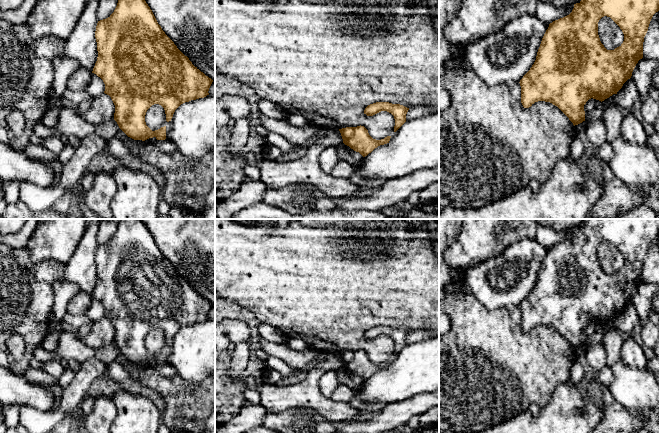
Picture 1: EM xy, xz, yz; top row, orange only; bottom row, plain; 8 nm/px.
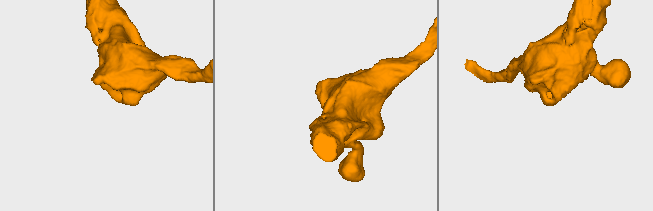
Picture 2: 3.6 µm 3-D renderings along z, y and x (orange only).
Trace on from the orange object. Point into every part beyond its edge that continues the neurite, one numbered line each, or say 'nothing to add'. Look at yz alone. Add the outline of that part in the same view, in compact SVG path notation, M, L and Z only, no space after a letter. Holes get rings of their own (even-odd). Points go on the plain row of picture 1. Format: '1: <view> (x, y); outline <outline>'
nothing to add

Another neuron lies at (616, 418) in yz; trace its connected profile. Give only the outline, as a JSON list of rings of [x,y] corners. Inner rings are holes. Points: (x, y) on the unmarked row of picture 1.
[[[618,402],[601,404],[602,419],[592,433],[633,433],[644,429],[641,411],[627,409]]]

